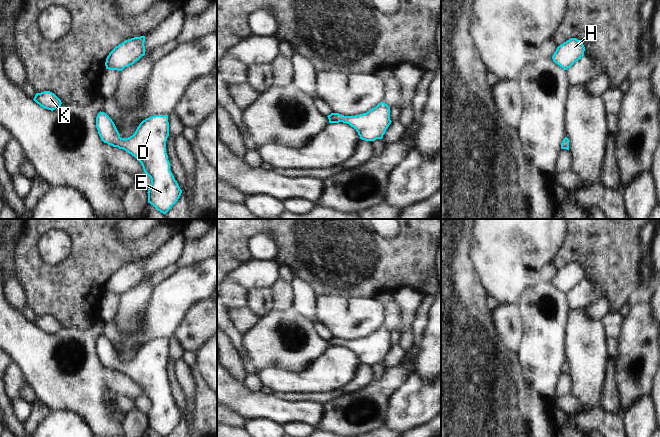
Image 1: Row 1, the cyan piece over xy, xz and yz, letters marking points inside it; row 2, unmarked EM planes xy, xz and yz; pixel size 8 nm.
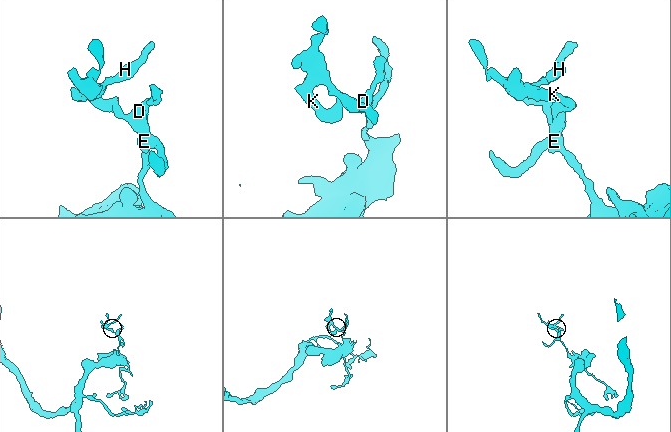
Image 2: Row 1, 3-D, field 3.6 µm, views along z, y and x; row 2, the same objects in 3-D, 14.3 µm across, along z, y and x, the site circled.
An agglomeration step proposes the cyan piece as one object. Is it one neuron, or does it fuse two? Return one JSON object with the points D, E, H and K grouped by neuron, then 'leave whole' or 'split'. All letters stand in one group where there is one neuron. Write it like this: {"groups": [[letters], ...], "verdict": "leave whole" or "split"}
{"groups": [["D", "E", "H", "K"]], "verdict": "leave whole"}

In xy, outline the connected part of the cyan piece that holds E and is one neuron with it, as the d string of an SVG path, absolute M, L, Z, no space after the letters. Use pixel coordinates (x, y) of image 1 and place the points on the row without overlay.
M104 336L96 341L96 352L101 364L123 373L134 380L150 401L148 427L161 437L167 437L178 425L182 414L175 404L166 377L169 360L168 339L154 339L143 344L135 357L121 362L112 343Z

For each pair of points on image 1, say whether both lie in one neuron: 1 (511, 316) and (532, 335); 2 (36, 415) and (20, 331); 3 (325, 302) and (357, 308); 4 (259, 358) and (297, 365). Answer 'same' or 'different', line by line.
1: different
2: different
3: same
4: same

